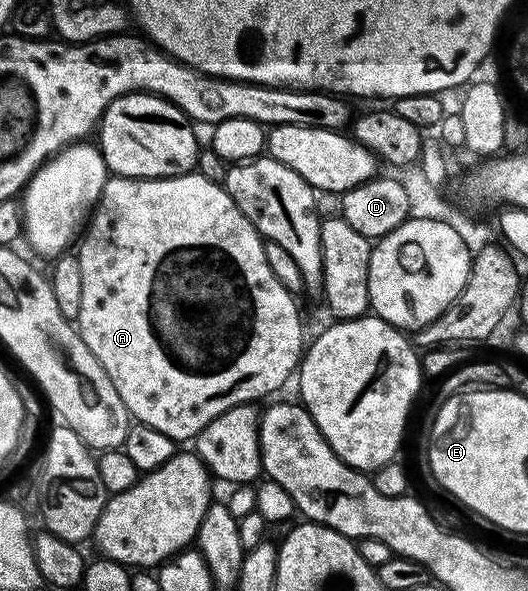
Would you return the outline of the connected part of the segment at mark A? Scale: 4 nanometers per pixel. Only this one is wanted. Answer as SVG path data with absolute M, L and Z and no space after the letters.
M201 173L177 175L176 177L168 177L167 179L119 179L117 177L110 177L107 178L102 195L99 197L92 214L89 216L88 225L89 223L90 228L87 229L86 236L83 237L78 251L76 250L76 258L78 260L78 301L76 304L78 319L76 318L76 326L78 328L78 335L84 341L84 345L88 345L88 349L92 349L92 357L96 357L96 361L100 361L100 365L104 369L104 373L108 373L112 385L116 385L116 393L120 393L126 410L130 412L137 422L144 425L152 425L152 429L160 429L160 433L164 433L176 441L182 441L182 439L193 440L198 432L205 429L220 413L224 413L227 407L259 401L258 399L264 398L265 395L270 395L273 391L280 390L285 385L286 378L290 374L291 378L299 370L300 360L304 354L304 342L302 343L302 319L298 316L298 303L290 296L289 289L278 280L278 275L274 272L274 267L270 264L269 257L266 256L267 244L264 242L262 236L258 234L258 231L252 225L252 221L248 221L248 217L236 205L236 201L232 201L232 197L226 192L225 186L221 182L204 177Z

